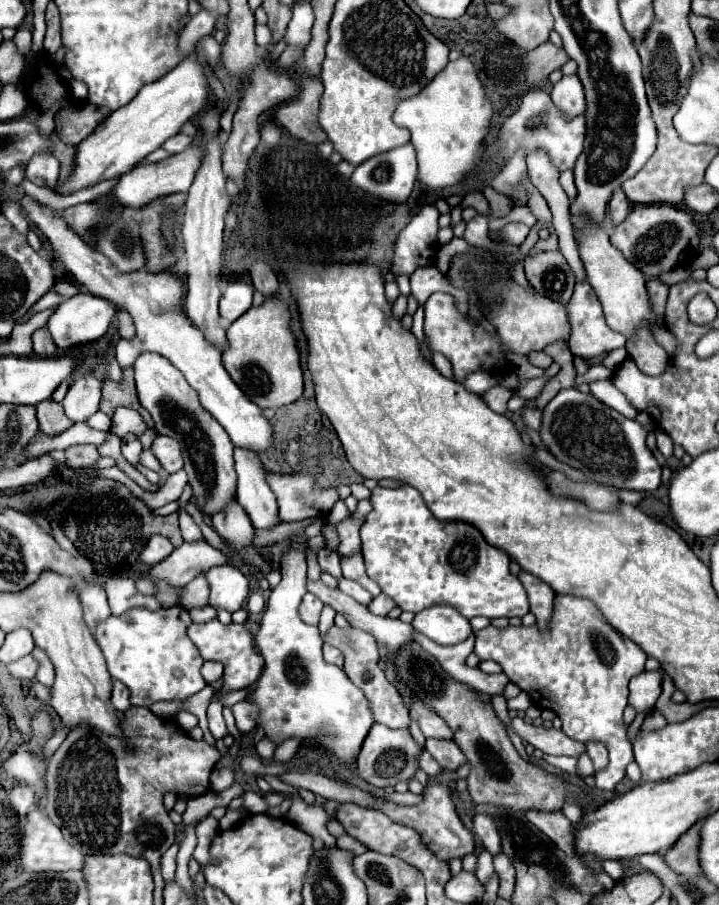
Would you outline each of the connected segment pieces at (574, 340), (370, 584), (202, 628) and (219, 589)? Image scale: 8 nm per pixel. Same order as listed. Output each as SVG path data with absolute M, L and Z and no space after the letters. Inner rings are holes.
M583 282L575 286L575 292L571 296L571 302L567 304L567 318L569 318L569 326L571 326L571 336L569 336L569 348L575 356L581 356L585 360L595 358L595 356L603 356L615 348L623 348L625 346L625 336L619 332L613 332L603 316L601 310L601 302L595 296L593 288Z
M355 554L351 558L341 558L341 568L343 568L343 576L345 578L359 582L365 590L371 592L371 596L379 596L381 594L381 588L367 576L361 554Z
M211 620L205 624L191 624L189 626L189 638L199 648L201 656L205 660L217 660L223 662L225 674L223 674L223 688L235 690L235 688L249 688L263 670L263 658L259 652L255 652L253 636L245 630L243 624L221 624L219 620Z
M215 566L205 576L209 576L209 604L212 607L237 612L243 606L249 594L249 582L237 566Z

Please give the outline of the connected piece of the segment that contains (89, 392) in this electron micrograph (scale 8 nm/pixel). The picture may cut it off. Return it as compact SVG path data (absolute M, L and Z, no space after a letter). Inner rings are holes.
M87 374L69 386L69 392L61 404L69 420L85 422L99 410L99 400L101 400L101 382L95 376Z

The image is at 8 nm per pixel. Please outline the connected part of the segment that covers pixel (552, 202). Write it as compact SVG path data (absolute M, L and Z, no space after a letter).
M531 150L527 154L527 168L529 168L529 178L533 186L543 194L547 200L551 212L553 212L553 228L559 236L559 250L565 254L565 260L569 262L575 280L583 282L585 280L585 270L583 264L579 262L579 252L575 250L575 240L569 236L571 234L571 224L569 224L569 200L565 190L559 184L559 170L551 164L549 156L543 150Z

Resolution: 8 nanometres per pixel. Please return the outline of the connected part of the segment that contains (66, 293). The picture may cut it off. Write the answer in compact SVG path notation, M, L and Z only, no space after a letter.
M57 278L55 283L56 291L64 297L72 297L81 292L81 287L76 284L70 284L65 278Z

